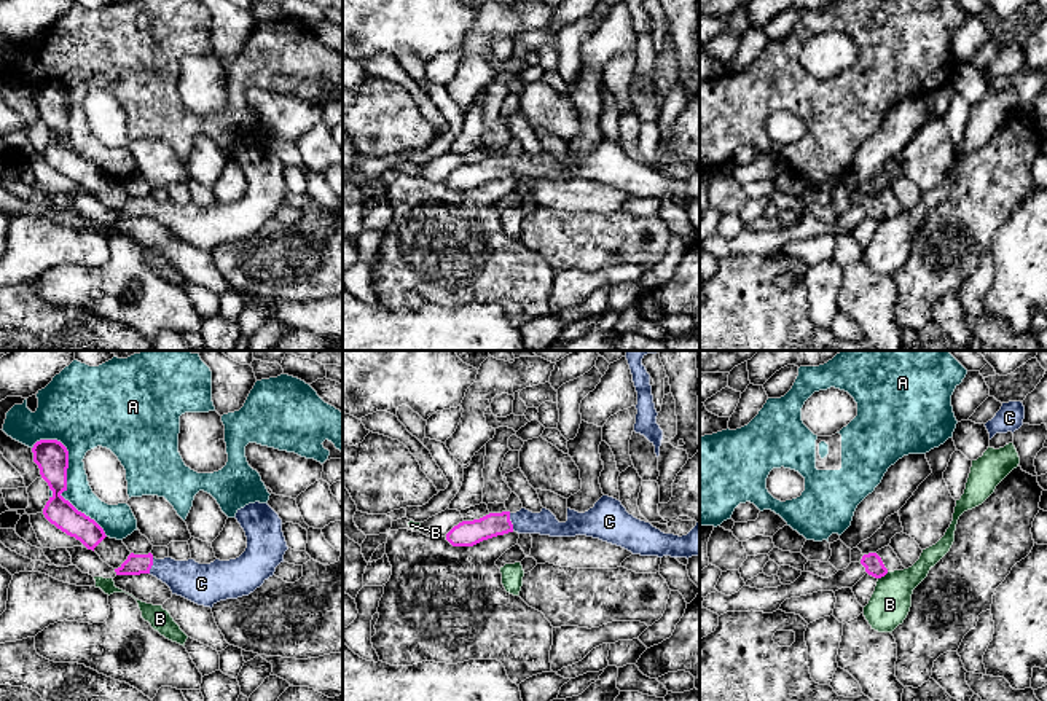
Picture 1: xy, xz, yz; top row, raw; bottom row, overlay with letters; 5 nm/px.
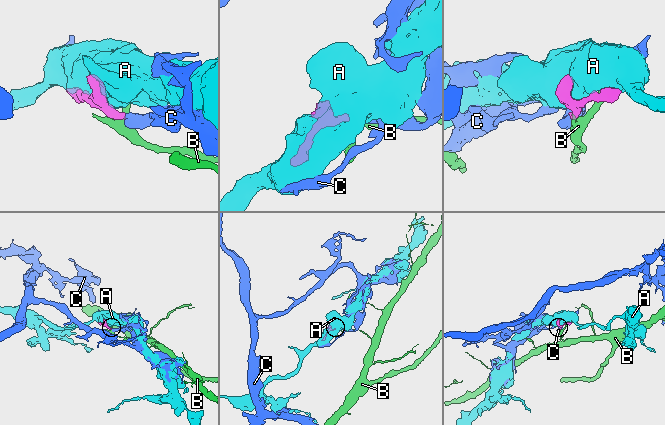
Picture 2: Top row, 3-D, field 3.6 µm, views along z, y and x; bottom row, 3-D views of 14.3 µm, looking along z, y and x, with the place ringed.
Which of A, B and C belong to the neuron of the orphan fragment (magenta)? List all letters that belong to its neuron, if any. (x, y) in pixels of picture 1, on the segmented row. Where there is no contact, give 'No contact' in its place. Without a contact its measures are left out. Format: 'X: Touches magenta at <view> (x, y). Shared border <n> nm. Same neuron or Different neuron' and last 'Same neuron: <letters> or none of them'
A: Touches magenta at xy (66, 481). Shared border 600 nm. Different neuron
B: Touches magenta at yz (883, 575). Shared border 70 nm. Different neuron
C: Touches magenta at xz (510, 521). Shared border 90 nm. Same neuron
Same neuron: C

